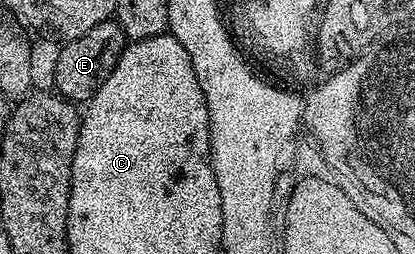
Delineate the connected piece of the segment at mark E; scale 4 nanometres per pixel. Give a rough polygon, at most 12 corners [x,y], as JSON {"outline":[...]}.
{"outline":[[107,20],[69,39],[54,58],[54,86],[85,104],[125,52]]}

